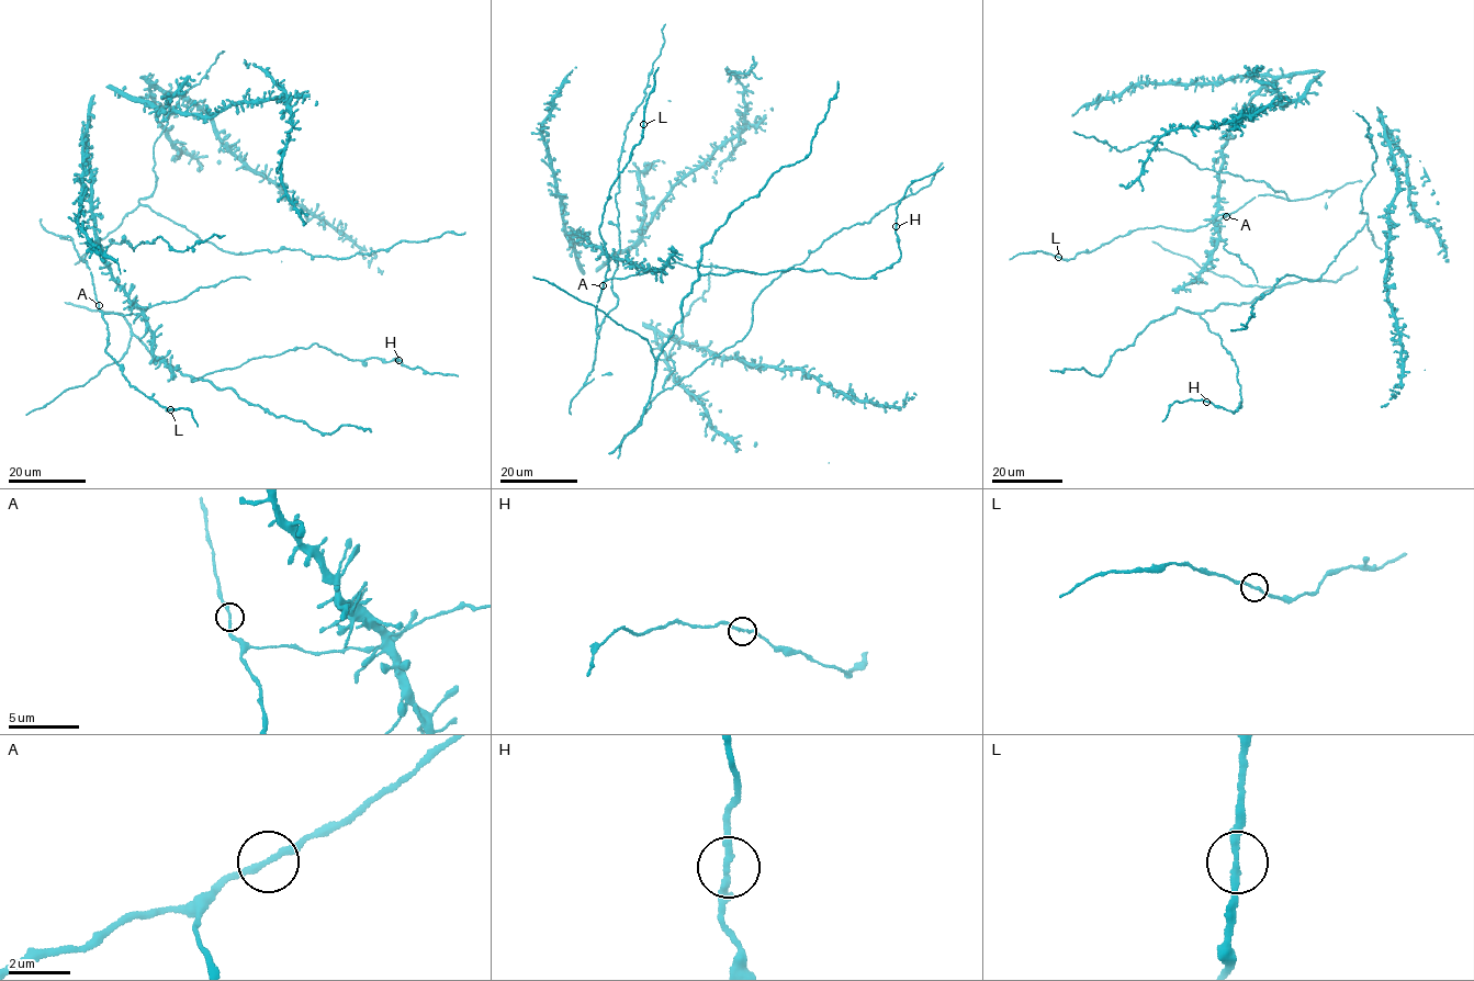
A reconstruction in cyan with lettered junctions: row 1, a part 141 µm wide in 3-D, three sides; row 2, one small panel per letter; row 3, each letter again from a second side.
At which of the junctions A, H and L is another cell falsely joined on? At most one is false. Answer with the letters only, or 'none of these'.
none of these

